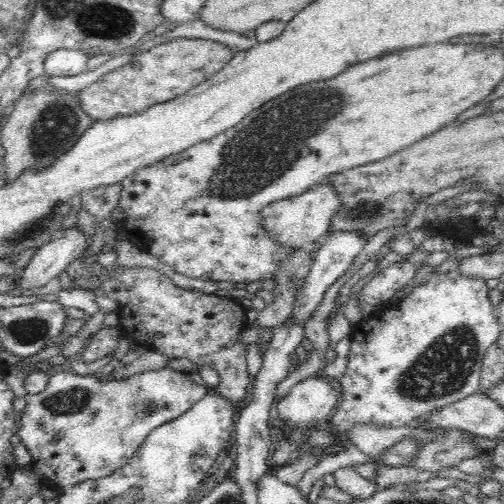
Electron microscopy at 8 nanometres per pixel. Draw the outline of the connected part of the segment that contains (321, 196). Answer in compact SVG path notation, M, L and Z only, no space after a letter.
M324 181L312 186L307 192L300 193L284 200L268 204L262 210L260 226L268 231L268 235L277 244L295 250L306 248L309 244L318 243L325 239L332 226L332 218L340 208L340 195L332 184Z

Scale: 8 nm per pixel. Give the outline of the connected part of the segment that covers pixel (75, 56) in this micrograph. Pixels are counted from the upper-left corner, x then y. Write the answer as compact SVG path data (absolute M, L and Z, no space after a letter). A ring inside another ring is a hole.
M55 50L43 60L43 73L47 76L76 76L87 70L88 57L81 50Z

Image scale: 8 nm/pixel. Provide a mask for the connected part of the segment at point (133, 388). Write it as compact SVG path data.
M166 367L136 372L120 380L103 380L100 373L78 375L60 368L51 371L43 392L24 396L26 404L18 418L16 434L31 454L29 468L40 475L40 482L44 482L44 486L70 487L88 479L96 480L111 475L128 464L151 430L183 415L206 396L207 387L192 381L190 374Z

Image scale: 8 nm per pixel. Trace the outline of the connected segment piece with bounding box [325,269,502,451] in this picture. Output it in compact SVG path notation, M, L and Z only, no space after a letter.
M457 269L455 272L438 273L428 280L426 284L415 287L409 295L406 295L401 300L381 308L376 308L367 317L363 316L362 319L352 327L352 335L350 336L351 342L348 342L350 343L350 350L347 355L348 366L346 370L333 381L340 386L342 396L331 412L331 415L325 421L325 424L329 425L331 432L336 432L333 436L335 436L335 440L339 442L339 450L346 450L346 448L351 445L349 433L350 430L352 430L354 426L358 426L358 424L379 424L380 426L387 426L388 428L398 428L398 426L413 424L416 418L424 416L424 414L428 414L428 412L434 412L436 408L444 408L446 404L452 404L457 400L462 400L464 397L474 395L478 392L484 355L488 348L490 348L492 344L495 344L502 331L495 315L495 308L490 299L488 299L488 291L490 289L486 287L486 281L486 278L462 276Z

